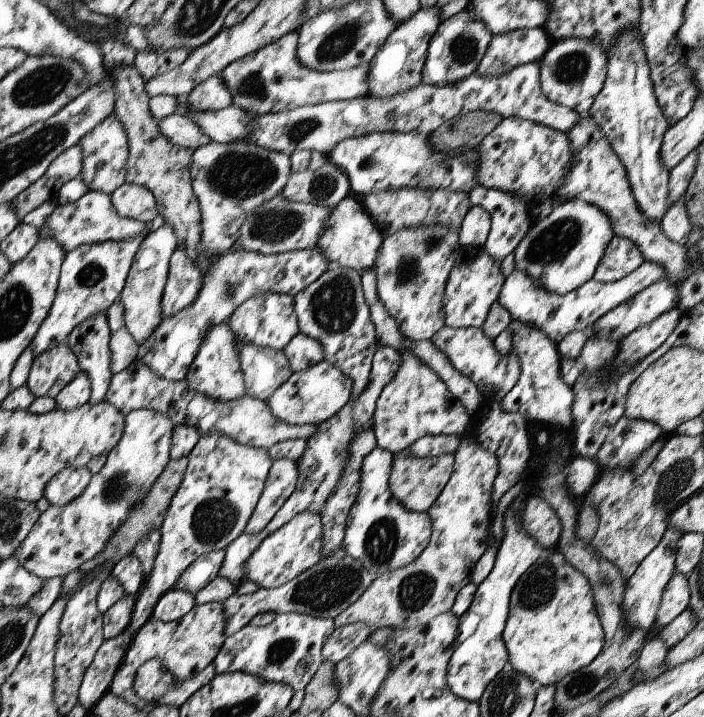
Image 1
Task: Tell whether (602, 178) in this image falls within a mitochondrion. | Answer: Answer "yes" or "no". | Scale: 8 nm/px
no

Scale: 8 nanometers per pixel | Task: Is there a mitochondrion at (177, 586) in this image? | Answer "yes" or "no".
no

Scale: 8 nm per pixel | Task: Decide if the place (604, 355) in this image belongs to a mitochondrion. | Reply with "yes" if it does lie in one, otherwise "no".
yes

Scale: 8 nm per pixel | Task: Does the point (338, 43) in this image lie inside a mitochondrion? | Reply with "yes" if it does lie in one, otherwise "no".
yes

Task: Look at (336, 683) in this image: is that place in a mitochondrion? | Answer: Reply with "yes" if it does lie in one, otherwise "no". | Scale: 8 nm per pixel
no

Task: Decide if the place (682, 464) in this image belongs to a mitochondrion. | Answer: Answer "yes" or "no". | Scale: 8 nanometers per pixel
yes

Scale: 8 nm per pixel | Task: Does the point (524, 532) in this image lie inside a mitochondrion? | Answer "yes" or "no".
no

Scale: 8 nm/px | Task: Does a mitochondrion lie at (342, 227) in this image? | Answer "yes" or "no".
no

